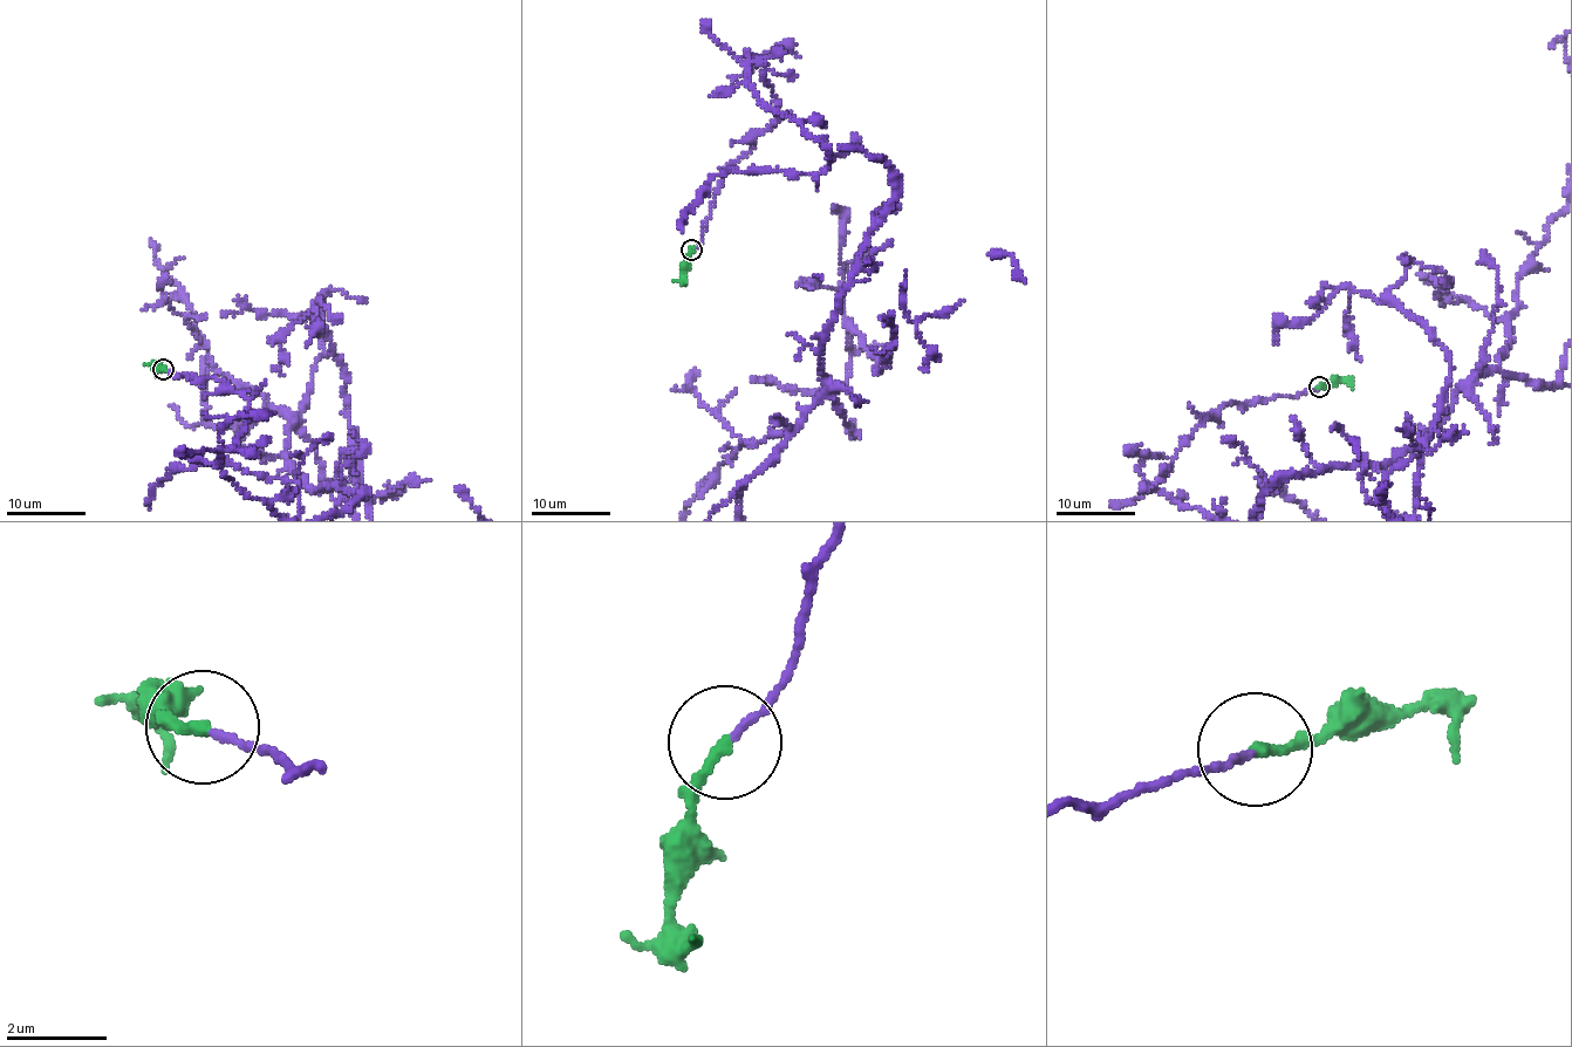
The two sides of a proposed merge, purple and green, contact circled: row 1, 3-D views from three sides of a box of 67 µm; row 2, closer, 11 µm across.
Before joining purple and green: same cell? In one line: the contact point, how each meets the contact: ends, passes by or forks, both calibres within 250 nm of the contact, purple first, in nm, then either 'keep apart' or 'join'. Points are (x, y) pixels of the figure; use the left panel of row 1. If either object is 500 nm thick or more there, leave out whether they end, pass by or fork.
at (163, 369); purple ends there; green ends there; 140 nm thick on the purple side, 220 nm on the other; join

